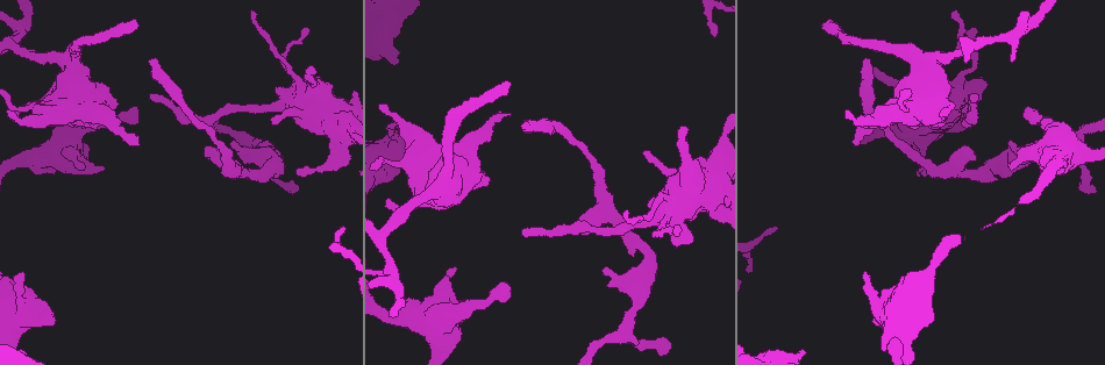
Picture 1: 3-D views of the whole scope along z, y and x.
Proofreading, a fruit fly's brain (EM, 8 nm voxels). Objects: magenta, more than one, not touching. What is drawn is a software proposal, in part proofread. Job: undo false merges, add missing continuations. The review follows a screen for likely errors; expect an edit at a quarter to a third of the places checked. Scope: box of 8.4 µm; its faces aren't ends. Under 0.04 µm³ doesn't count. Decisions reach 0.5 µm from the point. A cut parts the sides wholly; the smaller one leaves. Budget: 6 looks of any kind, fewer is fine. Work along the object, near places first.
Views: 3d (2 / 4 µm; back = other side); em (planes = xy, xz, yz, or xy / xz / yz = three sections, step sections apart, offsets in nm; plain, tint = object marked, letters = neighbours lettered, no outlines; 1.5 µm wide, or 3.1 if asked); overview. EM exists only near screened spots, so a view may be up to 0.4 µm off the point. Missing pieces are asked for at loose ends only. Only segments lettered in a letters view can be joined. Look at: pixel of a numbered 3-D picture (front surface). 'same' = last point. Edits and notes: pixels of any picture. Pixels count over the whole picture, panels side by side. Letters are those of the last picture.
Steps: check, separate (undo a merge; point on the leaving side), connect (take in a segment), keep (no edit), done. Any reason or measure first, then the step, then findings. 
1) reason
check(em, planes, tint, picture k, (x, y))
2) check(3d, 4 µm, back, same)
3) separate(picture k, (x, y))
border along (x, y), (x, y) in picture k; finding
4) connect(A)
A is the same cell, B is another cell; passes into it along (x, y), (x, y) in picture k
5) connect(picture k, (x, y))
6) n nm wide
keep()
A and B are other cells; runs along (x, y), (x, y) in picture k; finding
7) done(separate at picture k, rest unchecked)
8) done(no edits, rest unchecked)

sudden change in width
check(3d, 4 µm, picture 1, (52, 59))

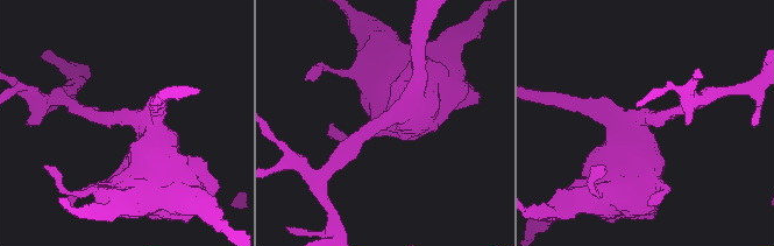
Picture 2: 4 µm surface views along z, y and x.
arms of 200, 600 nm
check(em, xz, step 4, tint, picture 2, (122, 120))

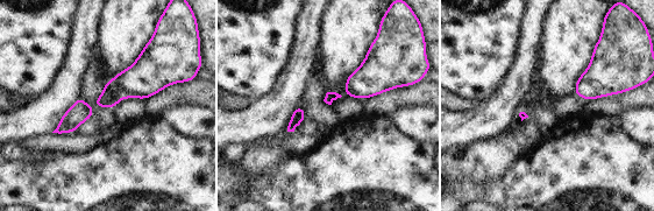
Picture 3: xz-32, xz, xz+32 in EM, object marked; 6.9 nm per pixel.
check(em, xz, step 4, letters, same)

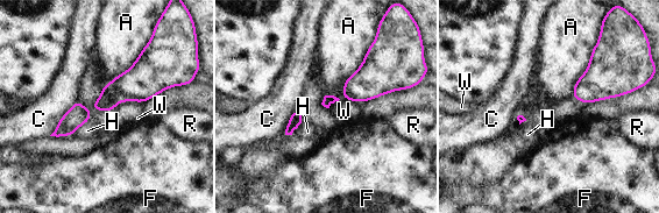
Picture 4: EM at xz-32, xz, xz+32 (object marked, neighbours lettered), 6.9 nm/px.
80 nm wide
keep()
A, C, F, H, R and W are other cells; one cell here

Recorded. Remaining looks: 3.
branch stops here
check(3d, 4 µm, picture 1, (136, 23))

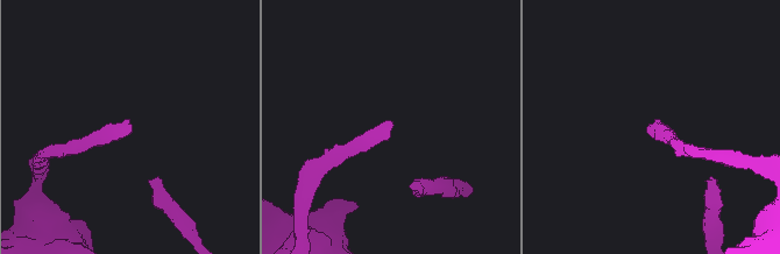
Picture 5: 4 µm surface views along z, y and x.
now the EM
check(em, planes, tint, picture 5, (648, 128))

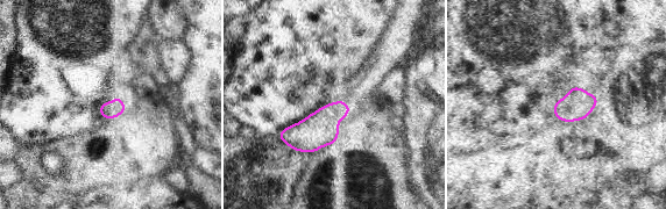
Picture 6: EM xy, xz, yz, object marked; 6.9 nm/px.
what lies round it
check(em, planes, letters, same)

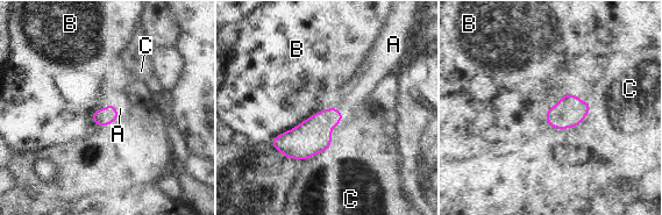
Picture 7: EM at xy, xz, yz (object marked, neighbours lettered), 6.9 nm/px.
connect(A)
A is the same cell, B and C are other cells; passes into it along (104, 116), (115, 109), (120, 108) in picture 7; the cell continues

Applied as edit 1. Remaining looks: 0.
done(connect at picture 7, rest unchecked)

